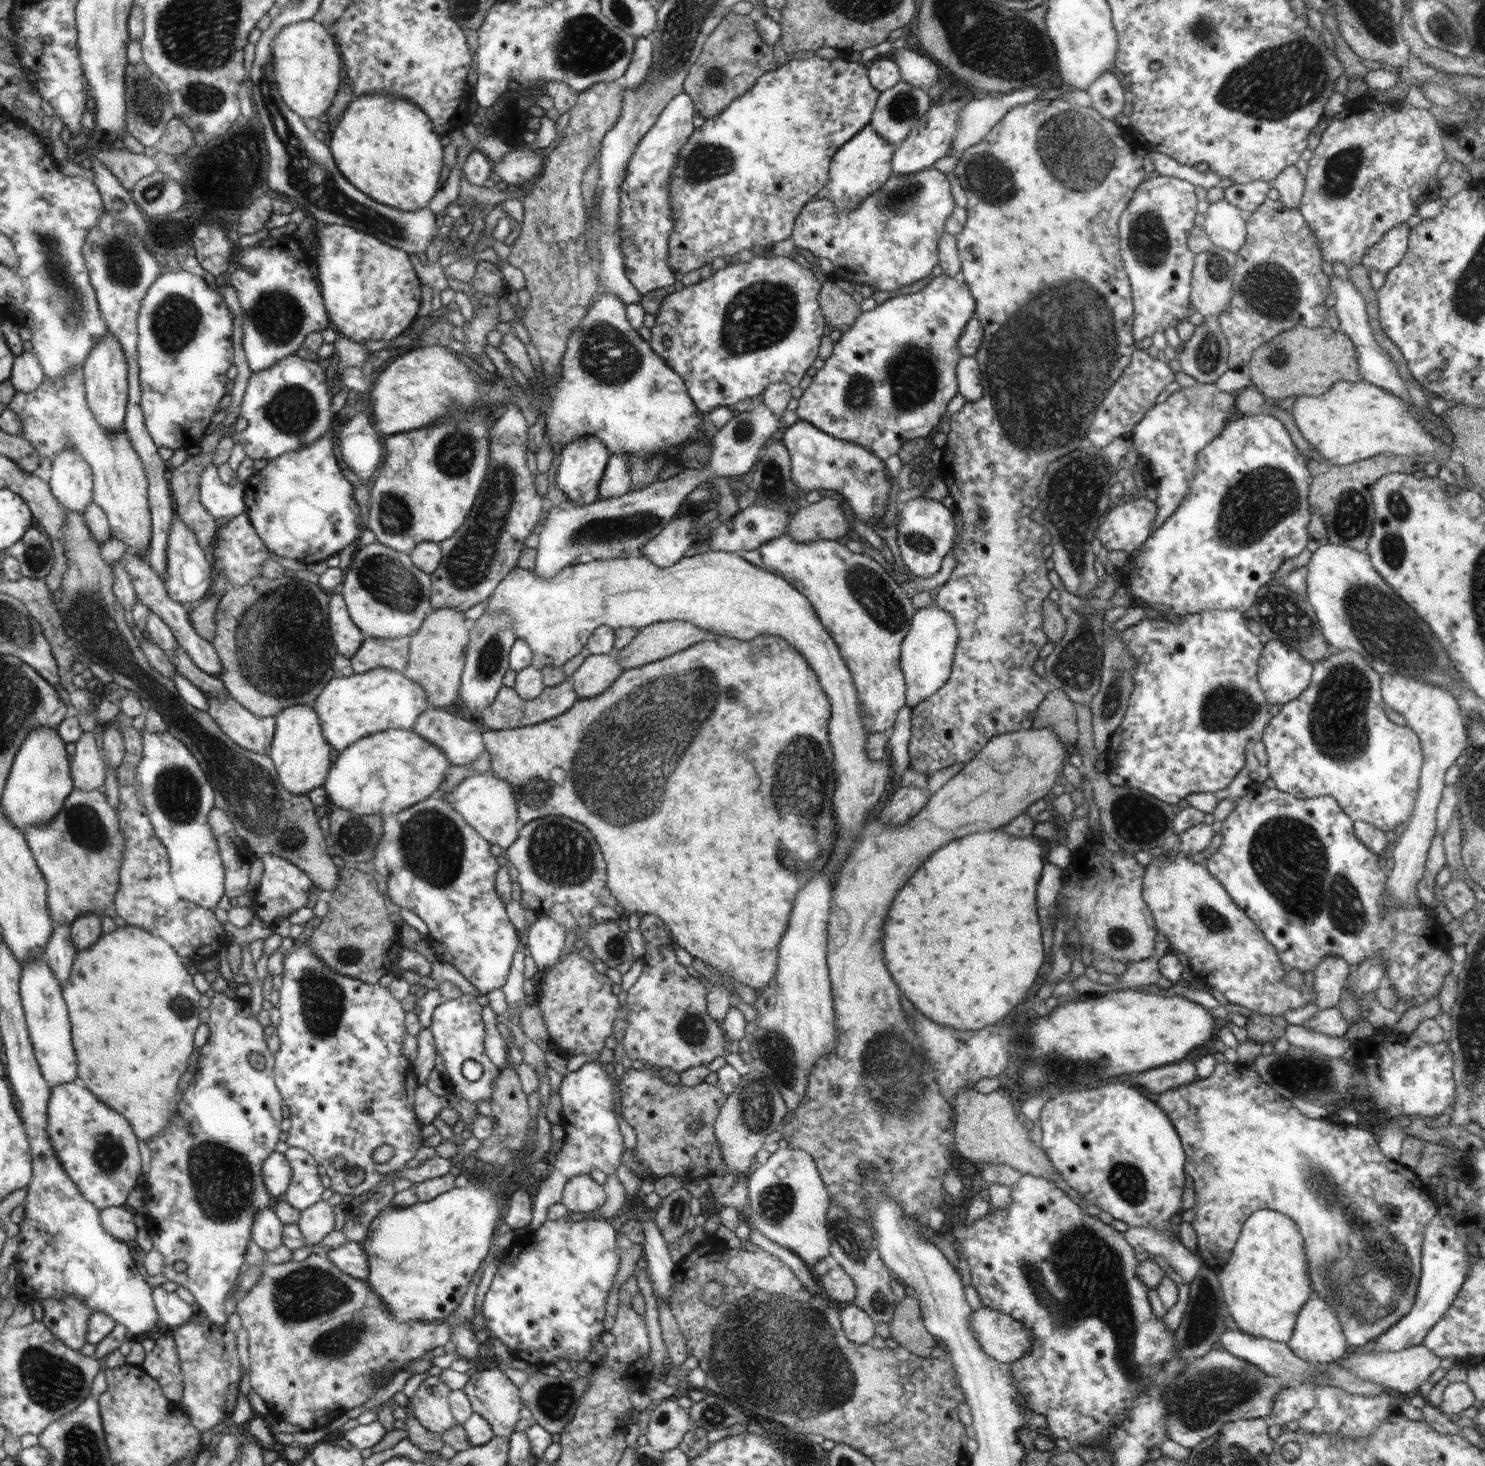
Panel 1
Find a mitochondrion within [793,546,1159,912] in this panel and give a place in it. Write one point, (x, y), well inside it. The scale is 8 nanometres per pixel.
(870, 589)

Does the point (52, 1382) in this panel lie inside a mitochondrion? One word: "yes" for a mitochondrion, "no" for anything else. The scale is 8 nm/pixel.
yes

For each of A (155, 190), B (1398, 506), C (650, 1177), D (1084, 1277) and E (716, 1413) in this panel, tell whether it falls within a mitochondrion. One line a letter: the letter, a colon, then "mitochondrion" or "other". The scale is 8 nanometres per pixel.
A: mitochondrion
B: mitochondrion
C: other
D: mitochondrion
E: mitochondrion

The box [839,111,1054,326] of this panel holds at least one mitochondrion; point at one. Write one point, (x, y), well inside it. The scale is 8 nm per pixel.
(985, 176)

